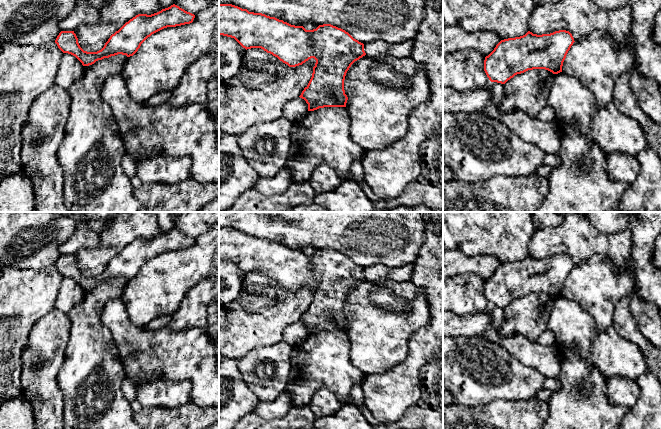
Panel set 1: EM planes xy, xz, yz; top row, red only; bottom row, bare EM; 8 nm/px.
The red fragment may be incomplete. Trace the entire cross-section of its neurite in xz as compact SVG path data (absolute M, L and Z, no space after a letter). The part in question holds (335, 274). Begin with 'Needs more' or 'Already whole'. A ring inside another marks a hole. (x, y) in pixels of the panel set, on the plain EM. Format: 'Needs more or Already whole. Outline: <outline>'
Already whole. Outline: M219 228L219 259L234 262L243 272L261 272L289 291L302 289L311 282L316 284L312 301L300 322L308 328L308 335L324 331L346 331L348 324L344 304L351 289L366 279L364 268L345 254L331 248L306 254L262 237L249 236L232 228Z

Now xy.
Already whole. Outline: M173 228L151 239L136 239L112 258L104 271L97 276L84 275L74 255L61 255L55 267L63 277L75 280L83 290L89 290L98 284L118 278L133 280L152 258L167 251L190 248L194 242L194 238Z

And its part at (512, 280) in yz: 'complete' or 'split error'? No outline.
complete

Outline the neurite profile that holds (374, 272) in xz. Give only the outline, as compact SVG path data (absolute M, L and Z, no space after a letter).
M414 263L397 268L390 268L383 264L373 264L364 268L364 275L368 280L390 280L393 282L410 281L413 275Z

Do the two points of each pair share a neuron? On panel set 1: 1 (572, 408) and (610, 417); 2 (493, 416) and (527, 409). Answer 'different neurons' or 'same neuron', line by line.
1: same neuron
2: same neuron

